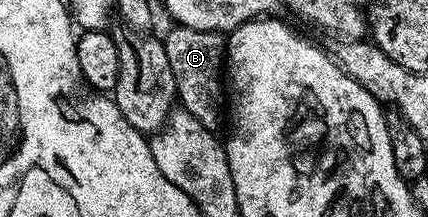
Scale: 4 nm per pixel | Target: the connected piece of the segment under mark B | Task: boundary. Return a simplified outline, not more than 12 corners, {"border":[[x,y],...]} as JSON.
{"border":[[173,25],[163,35],[180,106],[223,123],[226,36]]}

